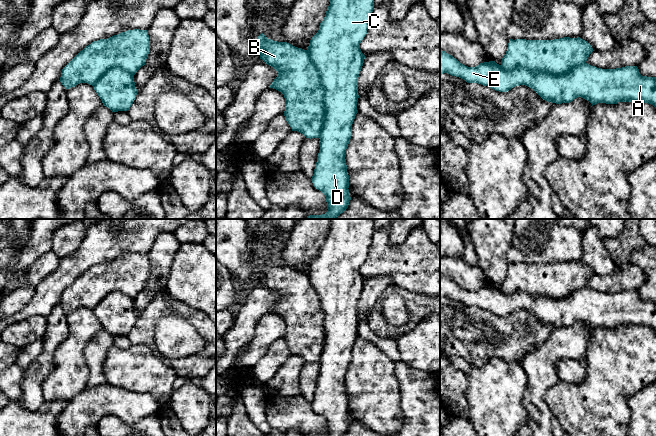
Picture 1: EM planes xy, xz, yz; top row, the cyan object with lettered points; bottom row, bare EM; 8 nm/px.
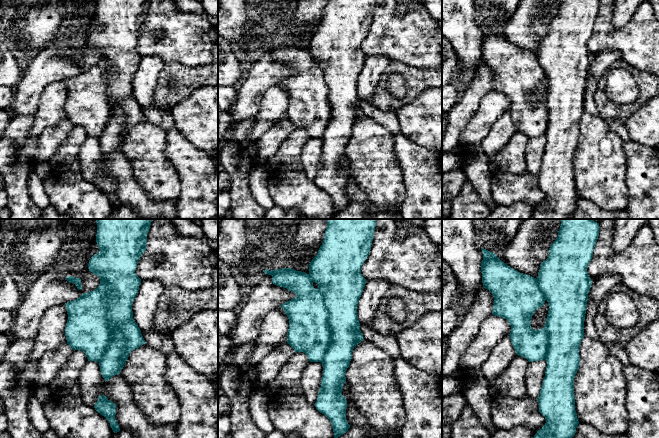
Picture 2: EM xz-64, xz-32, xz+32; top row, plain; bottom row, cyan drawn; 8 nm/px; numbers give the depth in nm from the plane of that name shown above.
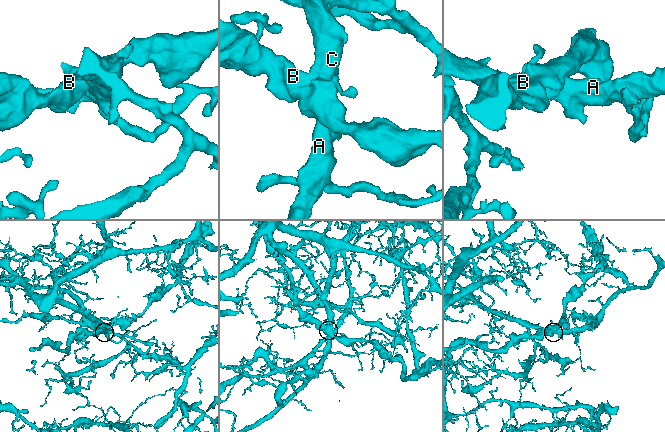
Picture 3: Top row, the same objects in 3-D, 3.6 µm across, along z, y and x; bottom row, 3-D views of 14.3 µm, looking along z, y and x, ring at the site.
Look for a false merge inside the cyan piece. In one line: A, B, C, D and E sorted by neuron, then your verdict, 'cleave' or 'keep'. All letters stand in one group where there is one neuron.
groups A C D E / B; cleave

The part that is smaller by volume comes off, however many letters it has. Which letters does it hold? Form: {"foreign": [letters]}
{"foreign": ["B"]}

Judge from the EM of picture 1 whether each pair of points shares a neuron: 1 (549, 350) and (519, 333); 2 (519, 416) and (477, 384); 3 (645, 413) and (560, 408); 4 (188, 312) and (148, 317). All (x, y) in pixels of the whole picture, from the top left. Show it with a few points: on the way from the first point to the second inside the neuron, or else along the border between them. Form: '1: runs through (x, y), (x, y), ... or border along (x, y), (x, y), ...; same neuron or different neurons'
1: border along (556, 328), (540, 346); different neurons
2: runs through (509, 414), (487, 392); same neuron
3: border along (639, 390), (628, 399), (629, 423), (627, 425); different neurons
4: runs through (178, 308), (158, 308); same neuron

